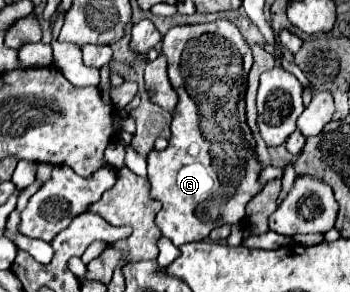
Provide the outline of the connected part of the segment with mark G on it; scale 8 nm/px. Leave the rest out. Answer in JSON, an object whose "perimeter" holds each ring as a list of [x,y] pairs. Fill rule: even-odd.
{"perimeter":[[[215,21],[215,23],[205,23],[205,25],[181,25],[181,27],[173,27],[165,37],[163,37],[163,55],[167,57],[167,73],[169,73],[169,83],[171,87],[177,91],[177,107],[173,111],[173,119],[171,119],[171,137],[167,143],[167,149],[163,151],[151,151],[147,155],[147,177],[151,183],[151,197],[163,203],[163,209],[159,211],[155,222],[159,225],[159,229],[163,237],[170,239],[176,247],[181,247],[185,243],[191,241],[201,241],[209,235],[211,229],[221,227],[225,223],[235,225],[245,217],[245,205],[263,189],[263,185],[259,183],[259,175],[263,171],[263,165],[257,159],[255,153],[255,161],[253,161],[253,133],[247,125],[247,115],[245,115],[245,87],[247,87],[247,75],[249,69],[253,65],[253,53],[249,43],[243,39],[243,35],[239,33],[239,29],[229,23],[229,21]]]}

